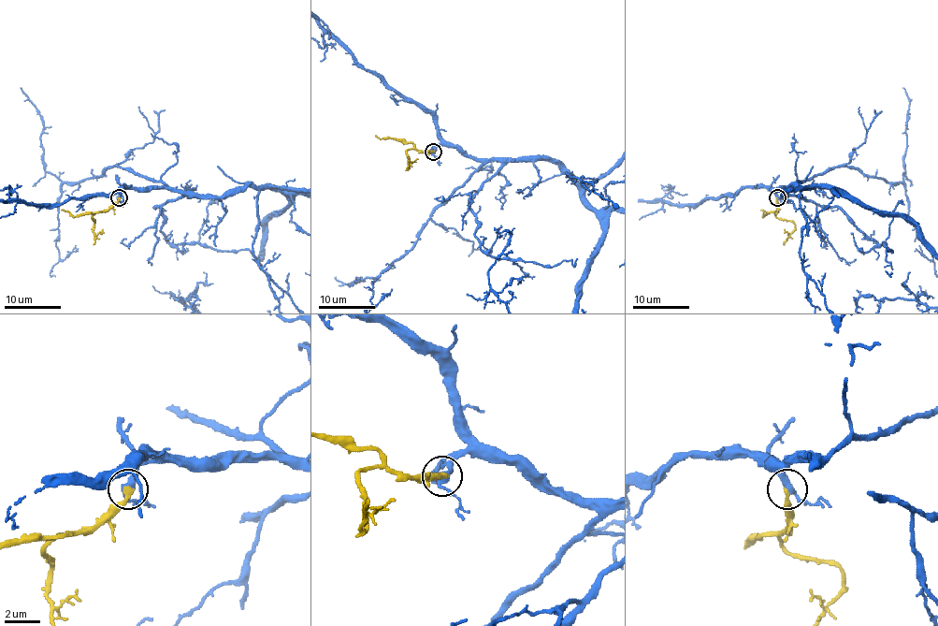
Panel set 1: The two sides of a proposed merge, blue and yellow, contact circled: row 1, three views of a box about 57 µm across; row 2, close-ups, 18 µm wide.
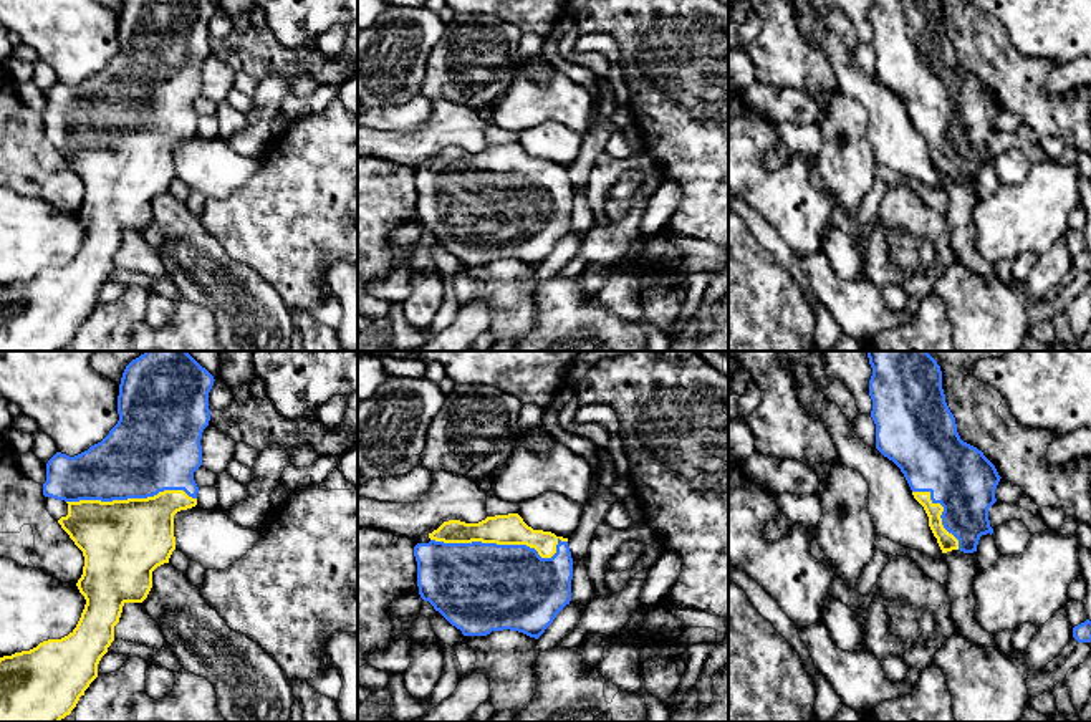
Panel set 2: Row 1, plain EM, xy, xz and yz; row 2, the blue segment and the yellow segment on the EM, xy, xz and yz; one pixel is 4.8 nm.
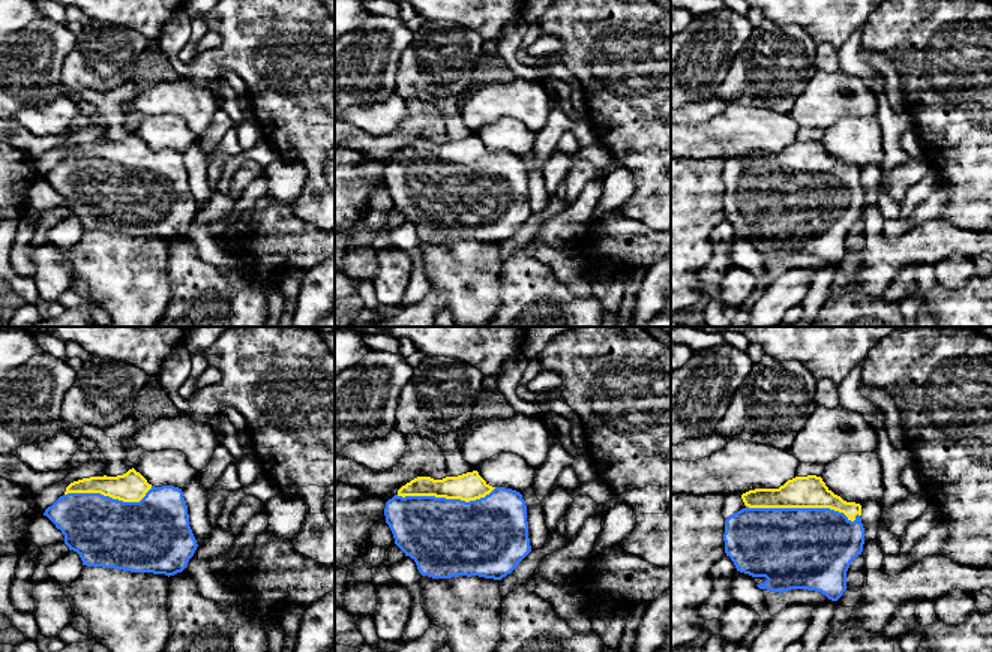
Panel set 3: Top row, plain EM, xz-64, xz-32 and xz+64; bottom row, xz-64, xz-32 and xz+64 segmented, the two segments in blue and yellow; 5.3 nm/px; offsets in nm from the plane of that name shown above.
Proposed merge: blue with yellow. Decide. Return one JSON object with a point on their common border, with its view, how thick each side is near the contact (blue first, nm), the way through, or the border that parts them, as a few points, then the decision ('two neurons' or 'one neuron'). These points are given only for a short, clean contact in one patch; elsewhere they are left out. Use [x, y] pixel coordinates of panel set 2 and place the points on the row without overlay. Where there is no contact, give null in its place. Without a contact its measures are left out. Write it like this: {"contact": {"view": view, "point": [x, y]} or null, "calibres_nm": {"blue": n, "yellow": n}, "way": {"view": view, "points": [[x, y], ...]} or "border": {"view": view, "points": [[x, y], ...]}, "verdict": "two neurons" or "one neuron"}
{"contact": {"view": "xz", "point": [502, 174]}, "calibres_nm": {"blue": 440, "yellow": 150}, "verdict": "one neuron"}

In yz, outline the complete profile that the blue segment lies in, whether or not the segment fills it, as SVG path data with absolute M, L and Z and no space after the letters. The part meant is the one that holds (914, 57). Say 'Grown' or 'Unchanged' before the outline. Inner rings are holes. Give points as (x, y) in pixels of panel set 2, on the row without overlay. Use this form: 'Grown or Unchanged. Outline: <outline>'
Grown. Outline: M872 0L869 25L876 78L904 103L942 182L977 180L980 166L993 162L988 137L997 131L995 118L1002 106L982 79L960 68L945 31L942 0Z

